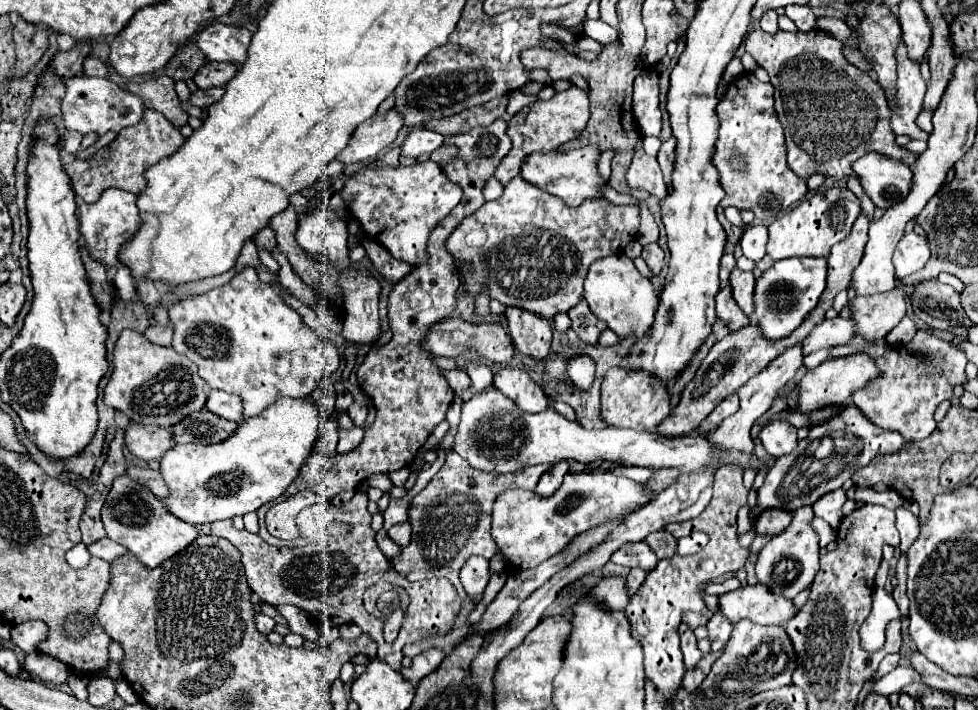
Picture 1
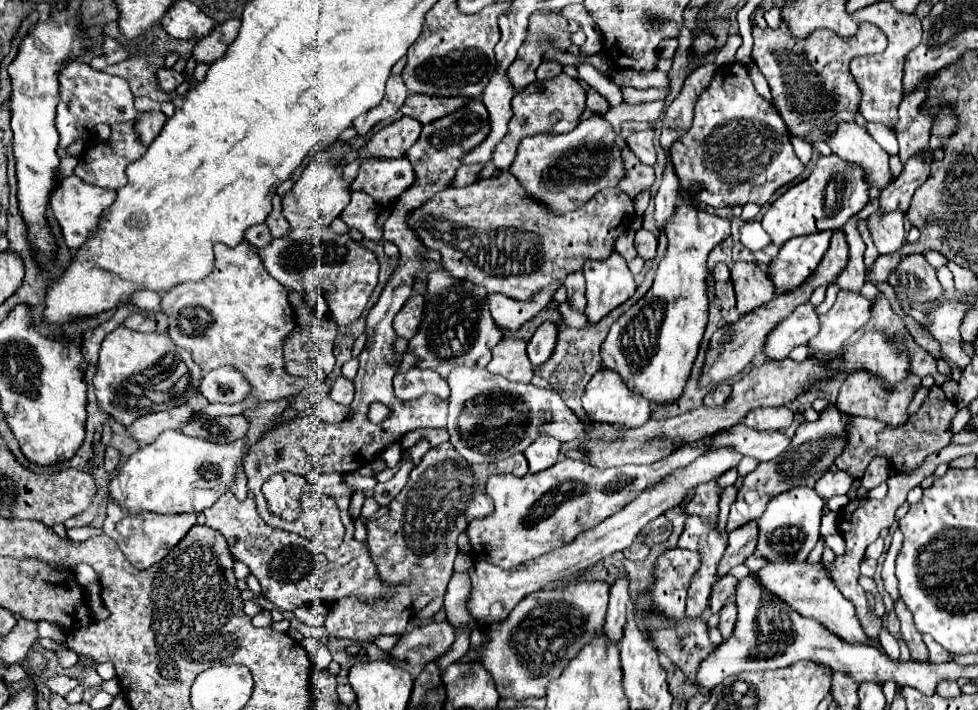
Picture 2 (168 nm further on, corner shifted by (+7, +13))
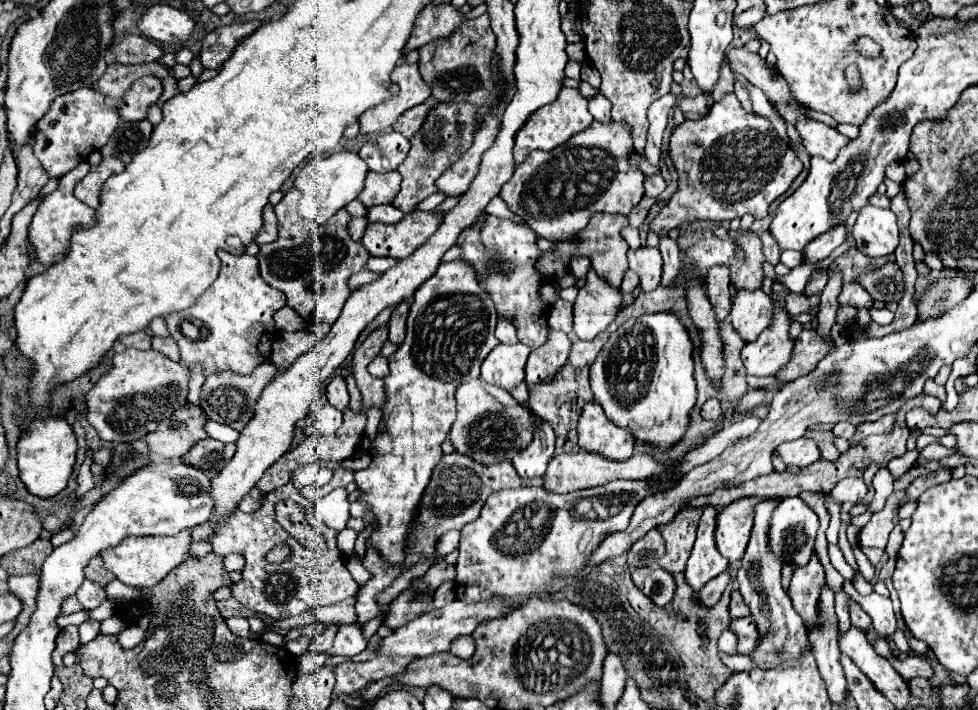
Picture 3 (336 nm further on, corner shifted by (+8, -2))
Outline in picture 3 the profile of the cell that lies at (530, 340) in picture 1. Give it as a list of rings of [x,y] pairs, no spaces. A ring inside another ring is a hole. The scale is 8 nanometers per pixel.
[[[550,330],[548,339],[544,345],[540,345],[536,351],[530,353],[526,363],[526,385],[532,387],[536,383],[542,383],[556,375],[560,367],[564,367],[568,353],[570,353],[570,337],[562,331]]]

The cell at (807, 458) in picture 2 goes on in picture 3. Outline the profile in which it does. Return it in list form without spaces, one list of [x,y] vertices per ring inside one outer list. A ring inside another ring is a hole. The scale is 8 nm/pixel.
[[[742,497],[738,501],[732,501],[718,513],[716,547],[726,559],[730,559],[730,563],[742,559],[746,551],[746,543],[750,539],[750,531],[754,523],[756,503],[762,503],[762,499]]]

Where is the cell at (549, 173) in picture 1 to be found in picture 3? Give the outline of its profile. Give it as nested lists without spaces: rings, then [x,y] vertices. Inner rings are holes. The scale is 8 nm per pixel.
[[[594,121],[586,131],[552,151],[532,151],[502,187],[500,197],[510,211],[520,215],[540,237],[550,241],[570,239],[588,225],[592,213],[628,215],[640,203],[644,195],[644,175],[628,165],[626,157],[630,151],[632,137],[626,125],[602,125]]]

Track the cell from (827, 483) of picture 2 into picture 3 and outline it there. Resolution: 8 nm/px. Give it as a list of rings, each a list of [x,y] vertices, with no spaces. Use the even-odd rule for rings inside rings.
[[[848,477],[834,485],[834,489],[828,493],[828,499],[836,499],[836,503],[856,503],[864,499],[866,491],[868,489],[860,477]]]

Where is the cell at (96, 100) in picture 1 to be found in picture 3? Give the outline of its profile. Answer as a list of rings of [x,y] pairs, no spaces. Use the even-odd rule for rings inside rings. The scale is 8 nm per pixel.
[[[92,87],[60,95],[58,99],[54,99],[50,111],[38,123],[34,155],[38,157],[38,161],[50,177],[62,177],[68,171],[72,171],[78,163],[86,161],[92,151],[104,147],[104,143],[108,143],[108,139],[116,131],[118,123],[118,109],[106,105],[104,95],[94,91]]]

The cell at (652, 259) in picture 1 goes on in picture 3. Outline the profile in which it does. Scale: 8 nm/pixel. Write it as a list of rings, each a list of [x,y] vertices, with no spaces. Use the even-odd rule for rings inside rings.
[[[640,247],[636,251],[628,251],[630,269],[638,273],[642,291],[652,291],[660,285],[662,277],[662,257],[658,247]]]

